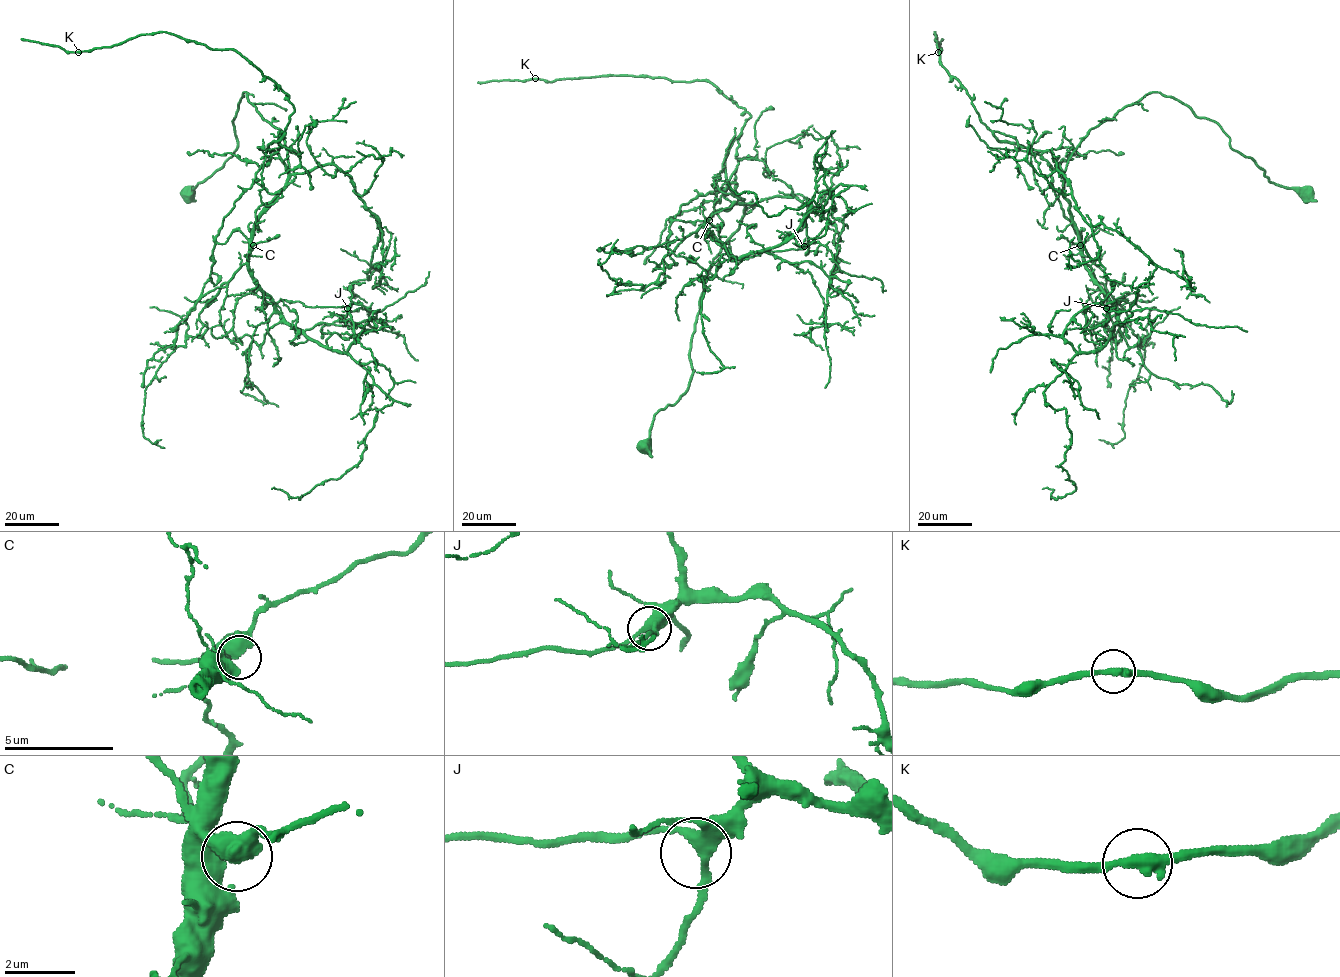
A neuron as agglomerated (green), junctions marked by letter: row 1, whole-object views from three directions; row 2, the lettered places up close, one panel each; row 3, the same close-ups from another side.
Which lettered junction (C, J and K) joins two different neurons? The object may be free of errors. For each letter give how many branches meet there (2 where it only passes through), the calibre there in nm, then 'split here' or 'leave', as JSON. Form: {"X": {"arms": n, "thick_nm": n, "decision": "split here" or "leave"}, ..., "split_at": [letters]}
{"C": {"arms": 2, "thick_nm": 440, "decision": "leave"}, "J": {"arms": 3, "thick_nm": 340, "decision": "leave"}, "K": {"arms": 2, "thick_nm": 320, "decision": "leave"}, "split_at": []}

